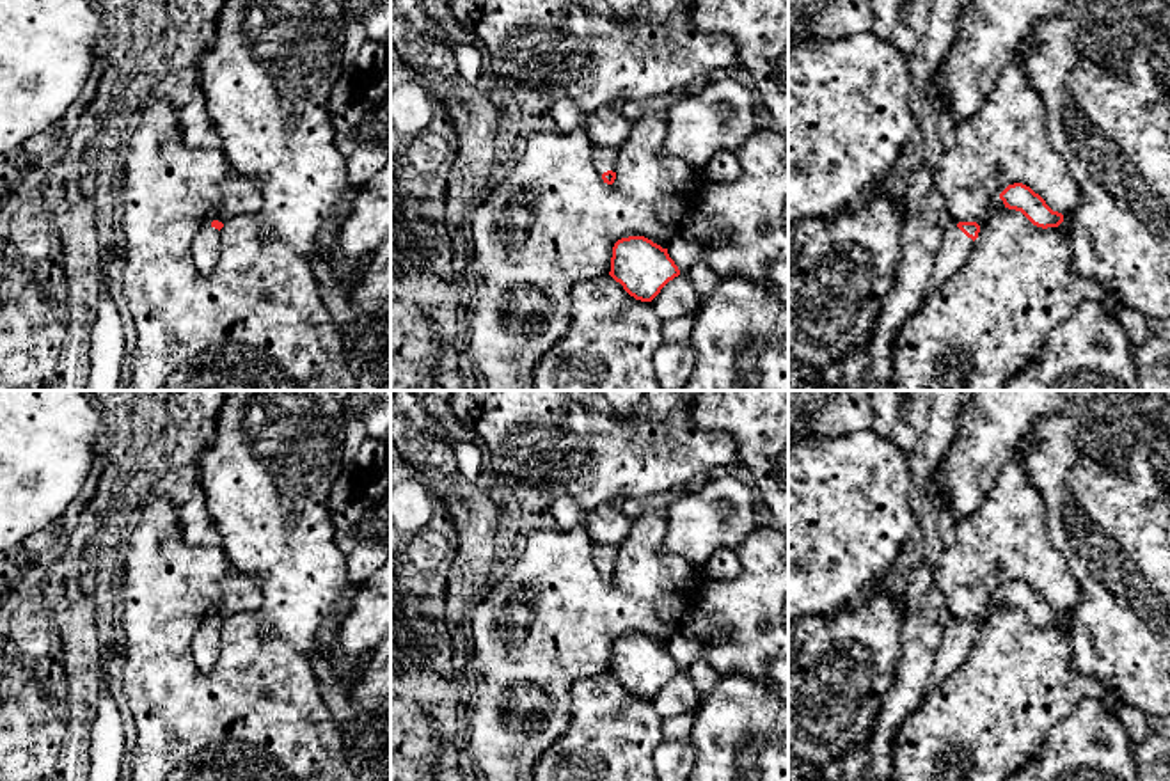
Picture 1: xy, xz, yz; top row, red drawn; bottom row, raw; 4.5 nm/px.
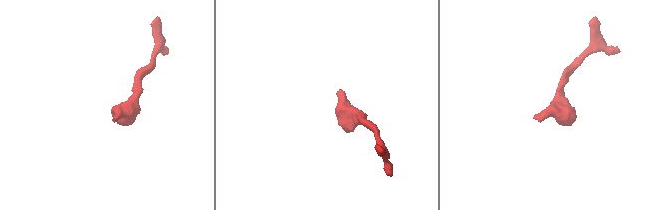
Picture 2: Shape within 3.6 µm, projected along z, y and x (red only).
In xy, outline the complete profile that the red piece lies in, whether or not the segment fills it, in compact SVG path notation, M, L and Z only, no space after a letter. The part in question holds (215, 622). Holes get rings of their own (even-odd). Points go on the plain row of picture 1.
M204 619L192 637L195 666L201 673L211 671L220 657L220 627L222 619Z

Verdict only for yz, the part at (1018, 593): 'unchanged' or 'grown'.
unchanged

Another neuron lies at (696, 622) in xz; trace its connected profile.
M696 604L682 618L678 625L678 634L698 635L701 639L710 639L714 635L719 635L723 641L731 637L730 630L714 628L710 616Z

